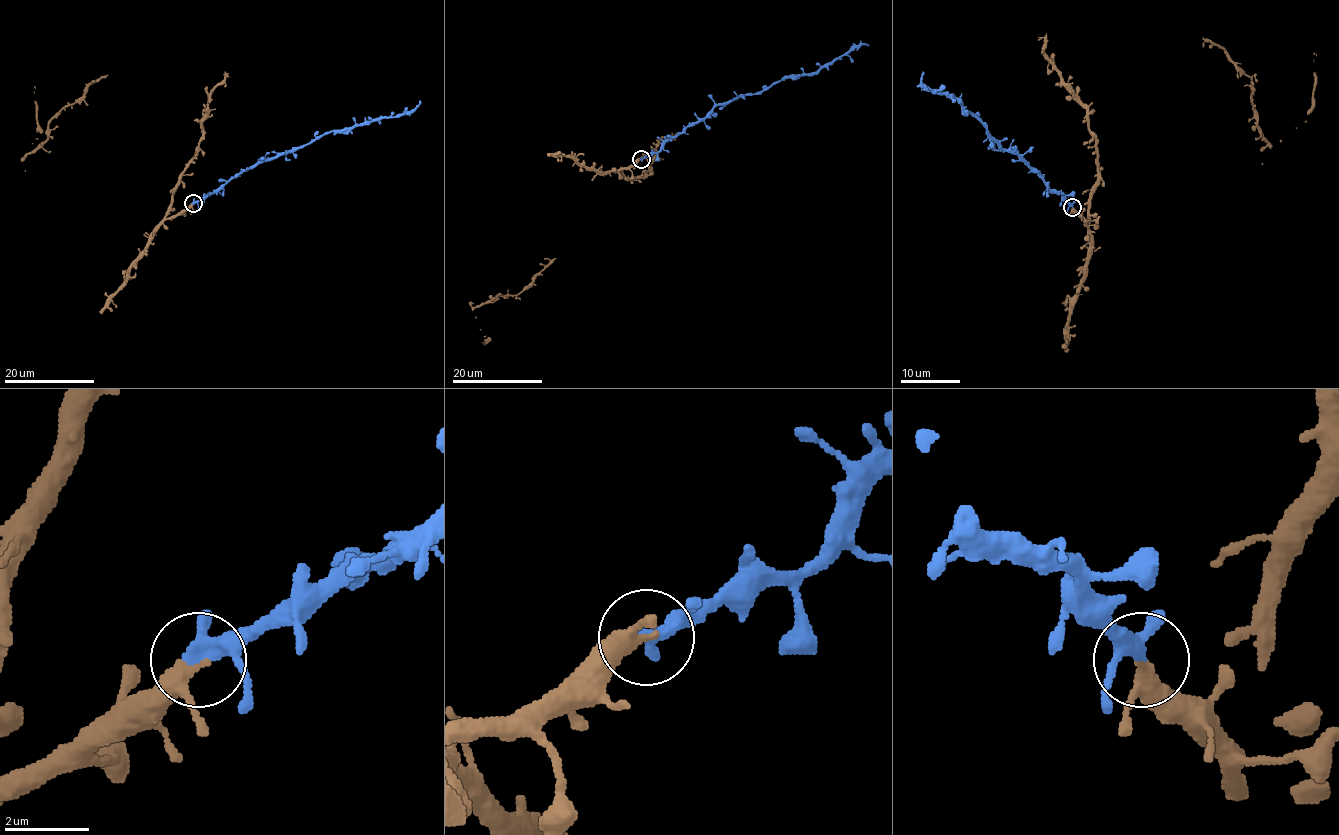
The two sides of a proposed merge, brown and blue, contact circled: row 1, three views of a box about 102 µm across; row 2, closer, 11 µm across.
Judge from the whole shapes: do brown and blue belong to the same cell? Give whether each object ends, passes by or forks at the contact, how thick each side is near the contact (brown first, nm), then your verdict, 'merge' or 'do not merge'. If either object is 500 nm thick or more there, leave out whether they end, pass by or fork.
brown passes by; blue passes by; 320 nm thick on the brown side, 320 nm on the other; merge

